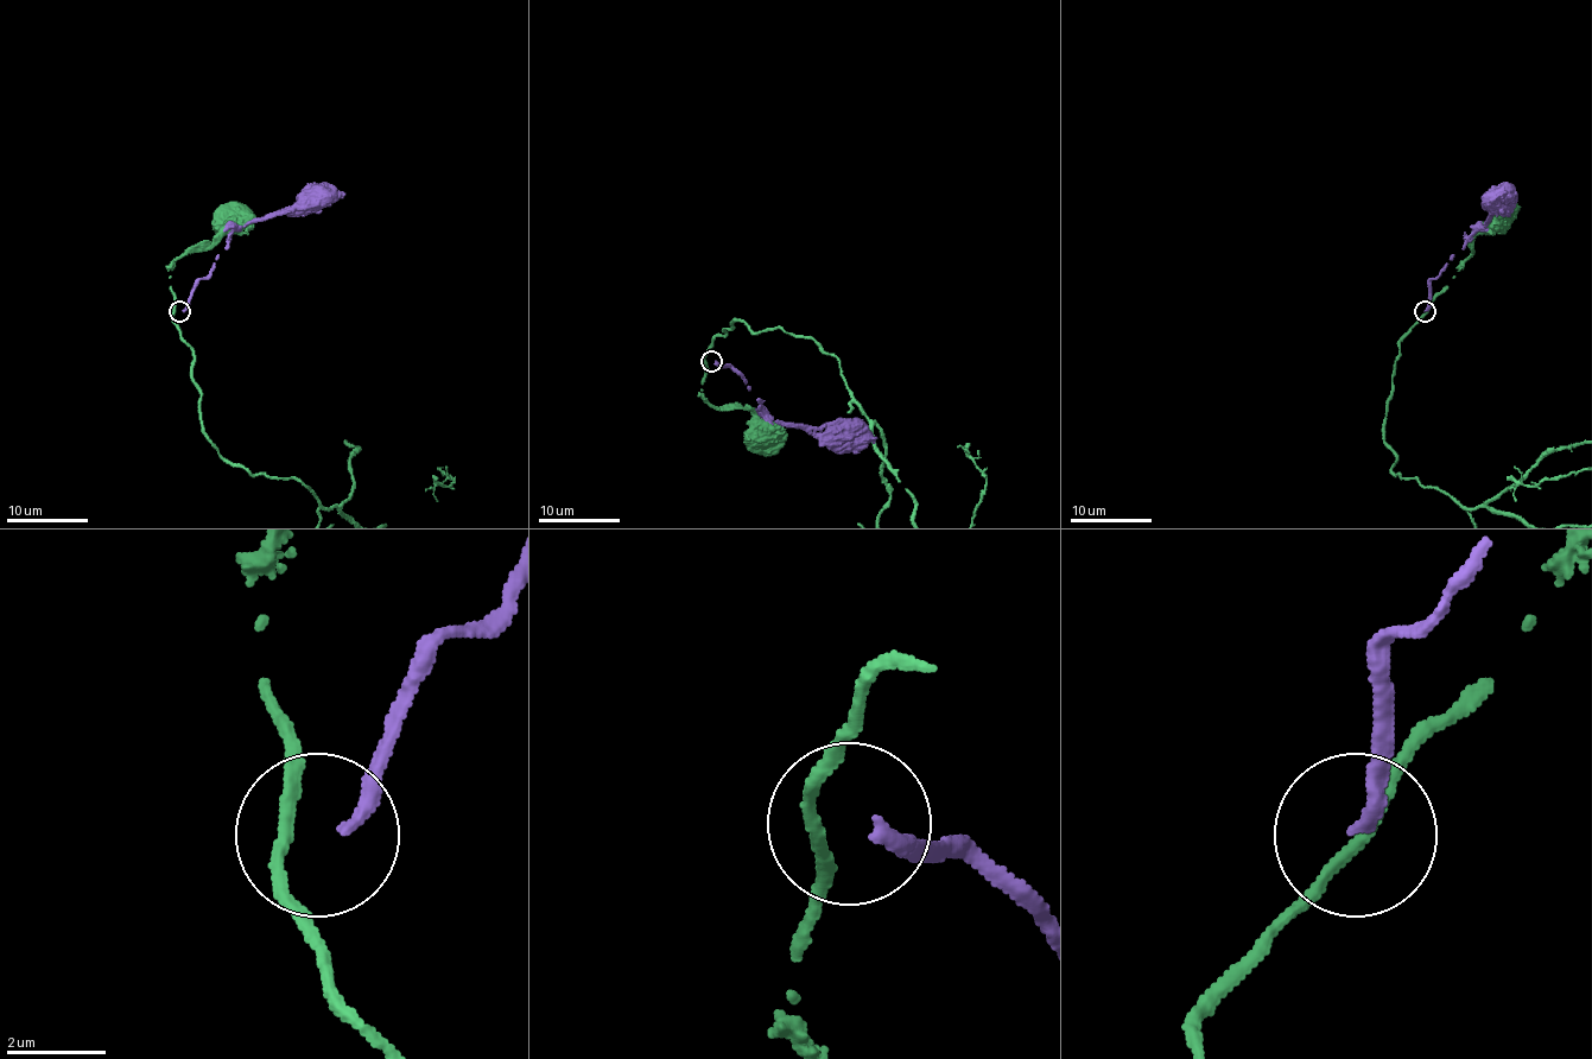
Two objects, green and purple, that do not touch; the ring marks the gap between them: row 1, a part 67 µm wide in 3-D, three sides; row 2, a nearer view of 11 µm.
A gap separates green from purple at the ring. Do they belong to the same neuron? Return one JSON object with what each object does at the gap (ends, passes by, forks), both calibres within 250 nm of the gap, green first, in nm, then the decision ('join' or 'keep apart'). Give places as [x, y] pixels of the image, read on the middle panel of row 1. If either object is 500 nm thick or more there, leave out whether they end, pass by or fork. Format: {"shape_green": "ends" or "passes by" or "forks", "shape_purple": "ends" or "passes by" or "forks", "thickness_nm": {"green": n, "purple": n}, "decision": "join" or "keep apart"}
{"shape_green": "passes by", "shape_purple": "ends", "thickness_nm": {"green": 260, "purple": 280}, "decision": "keep apart"}

